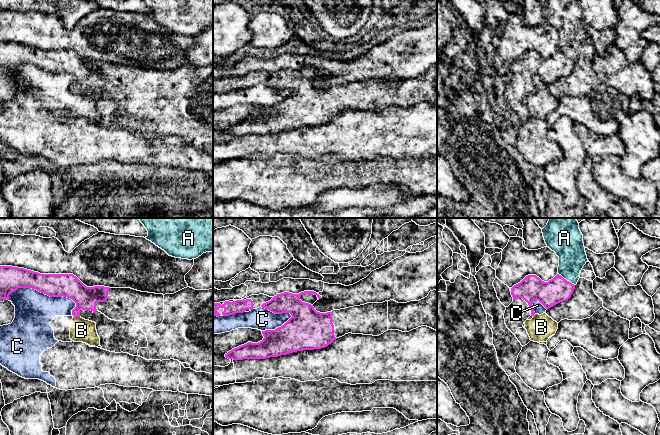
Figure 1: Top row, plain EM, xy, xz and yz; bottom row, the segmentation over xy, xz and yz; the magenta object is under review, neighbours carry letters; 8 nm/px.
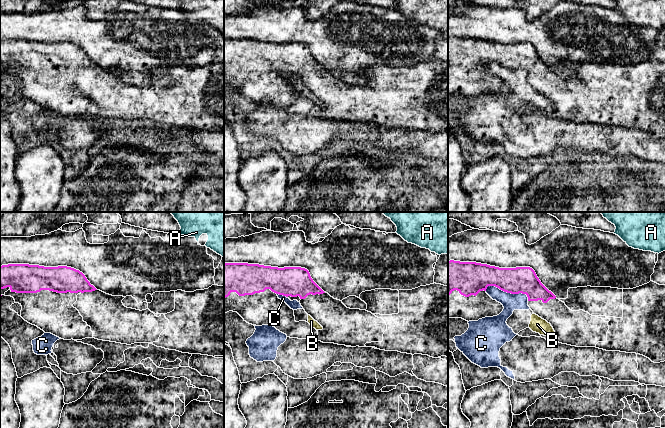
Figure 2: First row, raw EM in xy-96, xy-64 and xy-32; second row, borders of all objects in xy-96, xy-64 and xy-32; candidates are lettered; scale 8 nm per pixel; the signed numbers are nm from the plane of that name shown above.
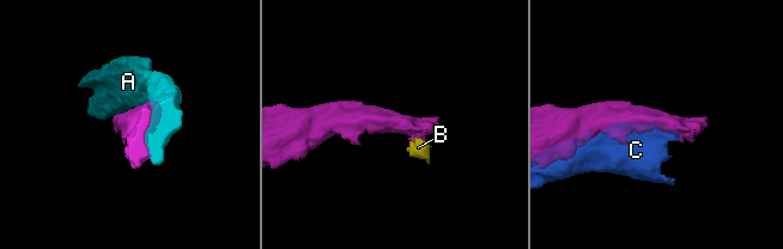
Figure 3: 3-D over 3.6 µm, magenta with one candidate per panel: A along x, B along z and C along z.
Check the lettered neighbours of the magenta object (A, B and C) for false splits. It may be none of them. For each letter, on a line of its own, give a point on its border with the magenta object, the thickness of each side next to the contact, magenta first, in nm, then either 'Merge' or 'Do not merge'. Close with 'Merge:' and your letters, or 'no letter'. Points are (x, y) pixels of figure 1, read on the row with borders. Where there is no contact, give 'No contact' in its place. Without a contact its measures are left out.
A: Touches magenta at yz (565, 279). Thickness 200 nm (magenta) against 220 nm. Do not merge
B: Touches magenta at xy (76, 316). Thickness 180 nm (magenta) against 190 nm. Do not merge
C: Touches magenta at xy (42, 292). Thickness 190 nm (magenta) against 320 nm. Do not merge
Merge: no letter

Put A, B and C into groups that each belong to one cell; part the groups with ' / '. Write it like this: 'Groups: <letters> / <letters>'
Groups: A / B C

